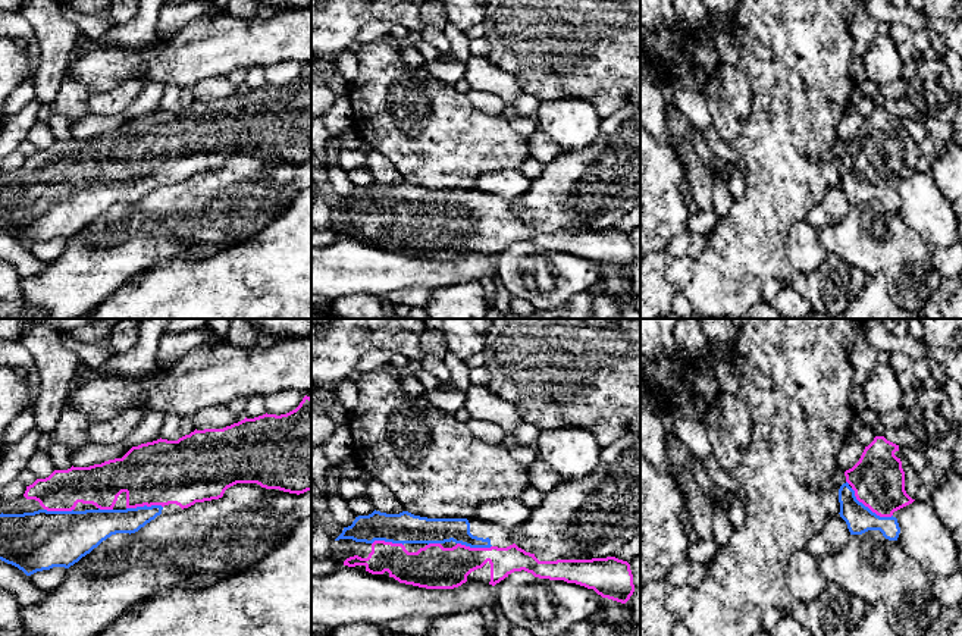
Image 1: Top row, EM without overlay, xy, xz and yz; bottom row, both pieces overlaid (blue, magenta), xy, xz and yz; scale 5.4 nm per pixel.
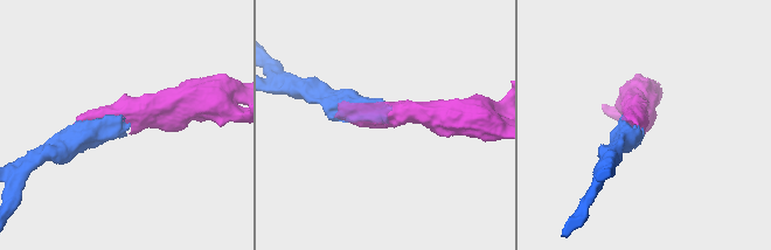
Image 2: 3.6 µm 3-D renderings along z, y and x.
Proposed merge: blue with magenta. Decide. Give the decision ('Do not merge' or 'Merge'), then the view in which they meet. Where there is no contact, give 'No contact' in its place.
Merge. Touches blue in yz

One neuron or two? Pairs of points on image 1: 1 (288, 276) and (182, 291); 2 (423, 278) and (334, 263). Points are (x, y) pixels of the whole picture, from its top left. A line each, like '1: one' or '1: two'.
1: one
2: one

